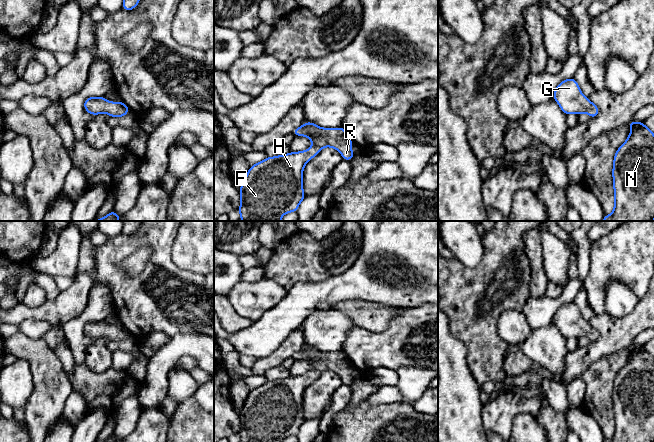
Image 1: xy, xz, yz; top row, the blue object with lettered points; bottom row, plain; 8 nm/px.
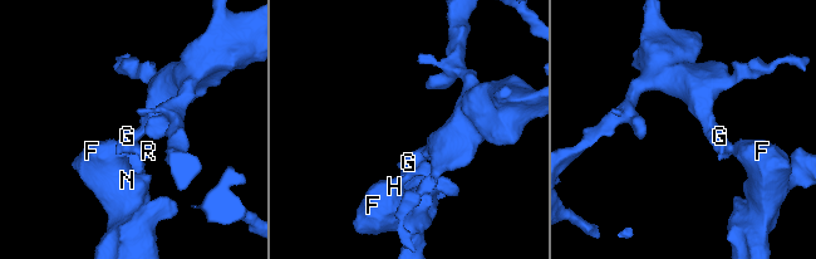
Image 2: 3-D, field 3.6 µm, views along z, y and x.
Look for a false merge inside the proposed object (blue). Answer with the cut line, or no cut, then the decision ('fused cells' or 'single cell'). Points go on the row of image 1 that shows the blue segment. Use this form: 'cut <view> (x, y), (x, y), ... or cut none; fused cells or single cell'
cut none; single cell

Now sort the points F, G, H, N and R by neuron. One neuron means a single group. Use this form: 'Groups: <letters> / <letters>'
Groups: F G H N R

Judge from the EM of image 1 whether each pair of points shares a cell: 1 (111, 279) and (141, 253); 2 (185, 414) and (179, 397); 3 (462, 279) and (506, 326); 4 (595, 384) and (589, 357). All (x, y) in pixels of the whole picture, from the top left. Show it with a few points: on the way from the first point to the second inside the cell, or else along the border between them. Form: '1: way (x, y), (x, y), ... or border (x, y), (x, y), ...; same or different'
1: border (136, 250), (120, 263), (122, 271), (128, 277); different
2: border (193, 395), (186, 398), (178, 406); different
3: border (515, 308), (497, 320), (497, 333), (505, 341); different
4: border (612, 353), (596, 359), (581, 375); different

